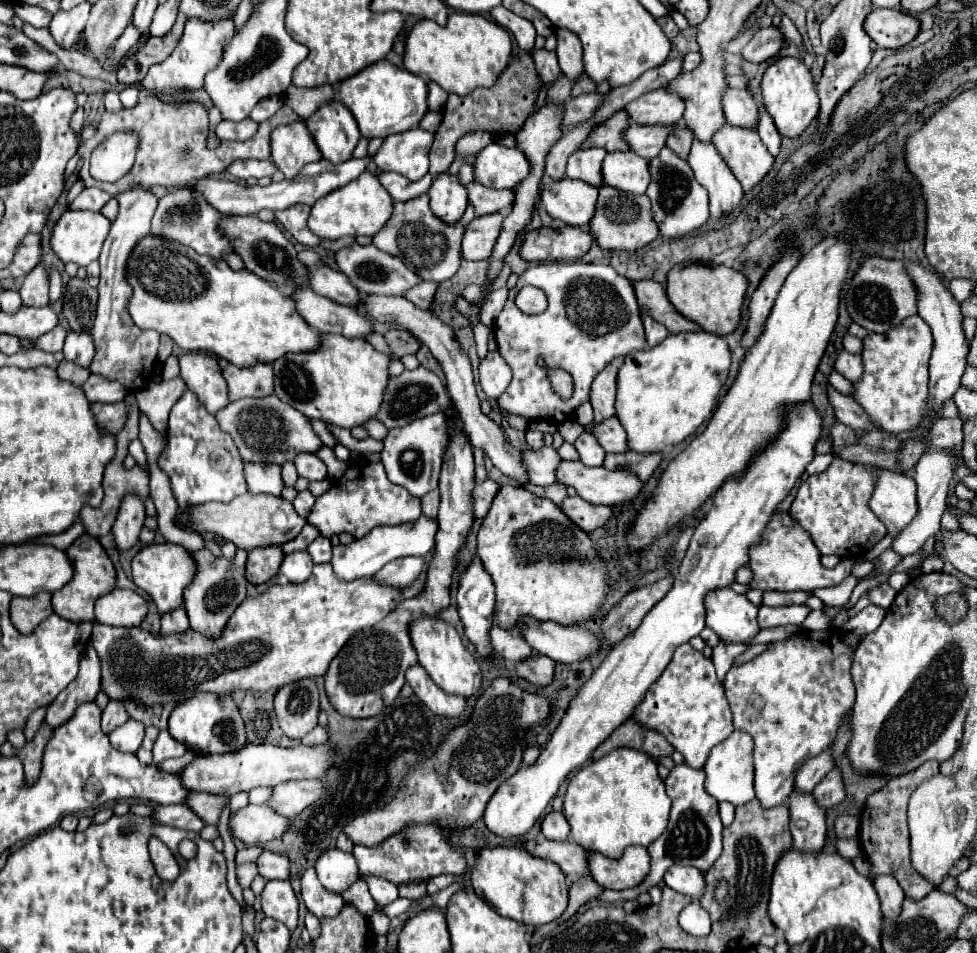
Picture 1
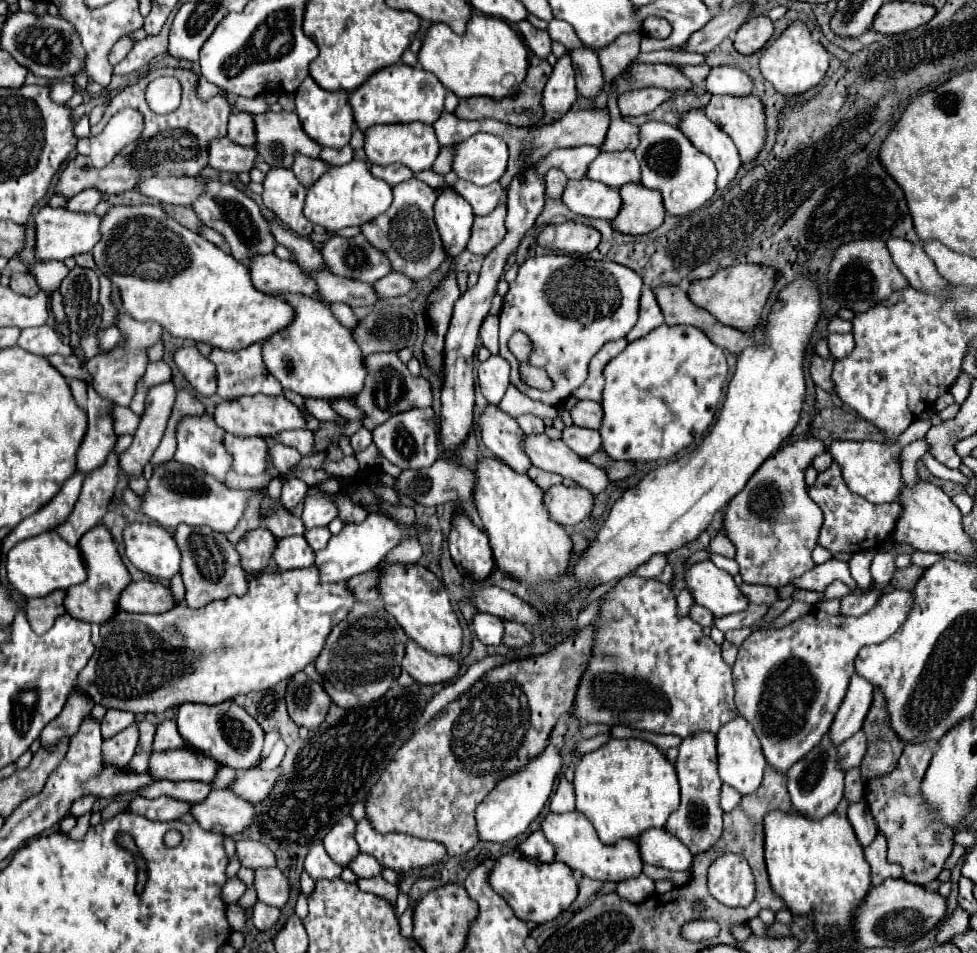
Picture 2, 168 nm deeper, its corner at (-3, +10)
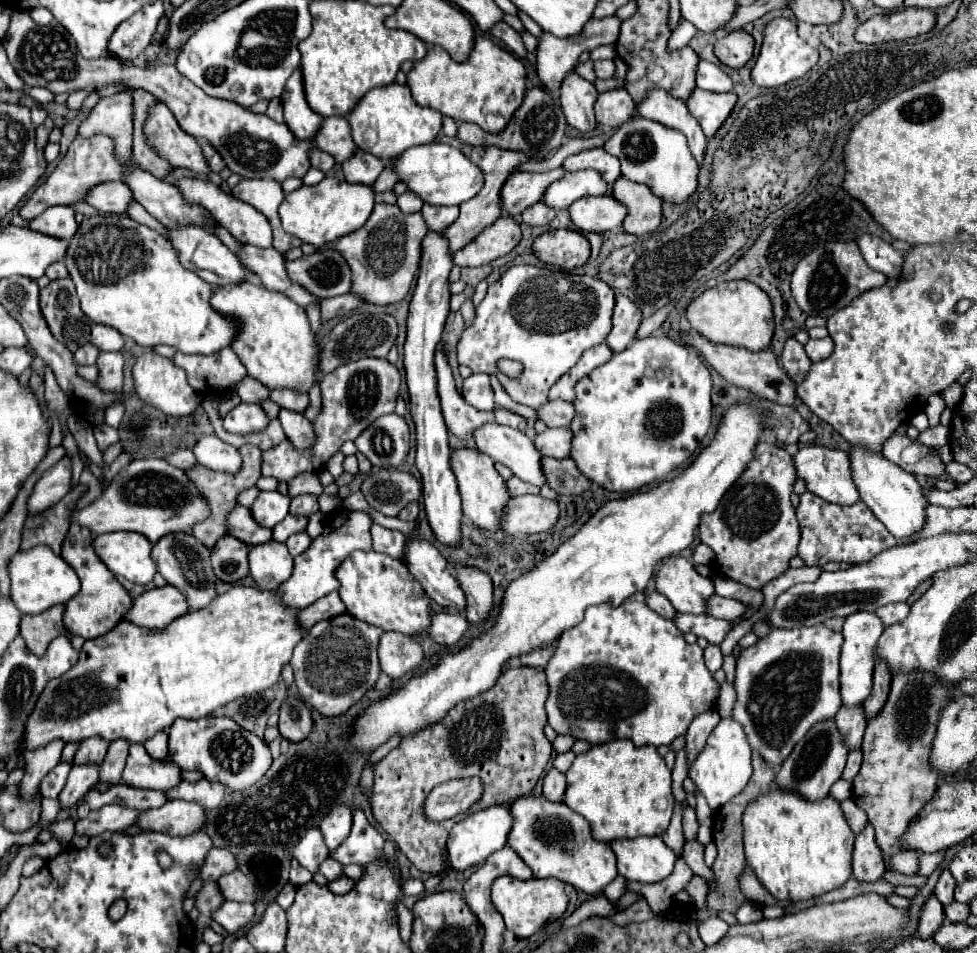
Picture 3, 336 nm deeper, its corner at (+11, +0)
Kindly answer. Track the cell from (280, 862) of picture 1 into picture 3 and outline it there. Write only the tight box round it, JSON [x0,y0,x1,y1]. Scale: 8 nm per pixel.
[198,848,238,882]

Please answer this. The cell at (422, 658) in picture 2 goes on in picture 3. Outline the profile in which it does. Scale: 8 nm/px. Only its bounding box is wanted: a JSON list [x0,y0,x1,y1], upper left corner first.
[378,632,424,680]

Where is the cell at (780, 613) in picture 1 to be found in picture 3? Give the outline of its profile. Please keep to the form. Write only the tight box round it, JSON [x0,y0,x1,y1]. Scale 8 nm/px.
[674,614,734,646]

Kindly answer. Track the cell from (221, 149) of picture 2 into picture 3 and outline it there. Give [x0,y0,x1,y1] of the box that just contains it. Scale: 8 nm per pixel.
[146,104,210,176]

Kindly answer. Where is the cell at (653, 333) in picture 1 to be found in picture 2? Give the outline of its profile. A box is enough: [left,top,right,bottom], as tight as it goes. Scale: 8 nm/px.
[626,288,664,342]

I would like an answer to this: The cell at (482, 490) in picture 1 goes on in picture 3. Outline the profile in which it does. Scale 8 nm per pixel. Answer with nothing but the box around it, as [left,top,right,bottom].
[362,470,422,516]

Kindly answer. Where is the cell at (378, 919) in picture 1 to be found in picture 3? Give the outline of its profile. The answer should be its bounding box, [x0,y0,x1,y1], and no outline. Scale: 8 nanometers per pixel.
[328,876,354,894]

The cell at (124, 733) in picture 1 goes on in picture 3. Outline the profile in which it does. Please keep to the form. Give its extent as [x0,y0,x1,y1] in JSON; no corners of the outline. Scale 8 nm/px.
[58,764,100,808]

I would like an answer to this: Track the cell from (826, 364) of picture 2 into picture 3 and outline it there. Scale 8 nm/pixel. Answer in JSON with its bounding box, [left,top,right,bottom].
[780,338,812,384]

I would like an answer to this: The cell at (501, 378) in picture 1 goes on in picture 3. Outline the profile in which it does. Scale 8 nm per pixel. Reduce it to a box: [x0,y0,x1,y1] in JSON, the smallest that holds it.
[462,374,494,410]

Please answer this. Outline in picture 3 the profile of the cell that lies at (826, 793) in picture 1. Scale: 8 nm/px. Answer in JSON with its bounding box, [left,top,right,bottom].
[834,706,866,752]

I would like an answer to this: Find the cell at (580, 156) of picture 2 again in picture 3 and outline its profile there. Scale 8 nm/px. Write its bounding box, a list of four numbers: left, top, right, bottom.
[502,168,566,216]

